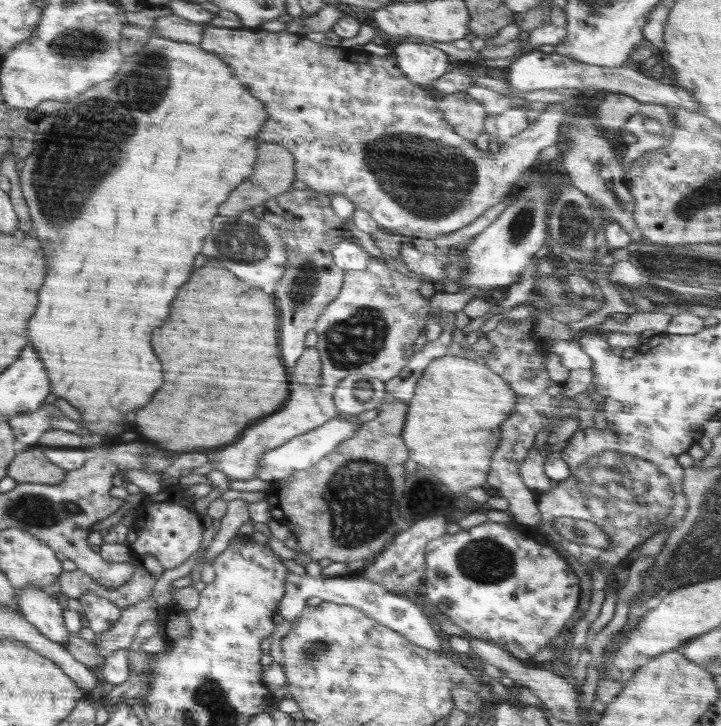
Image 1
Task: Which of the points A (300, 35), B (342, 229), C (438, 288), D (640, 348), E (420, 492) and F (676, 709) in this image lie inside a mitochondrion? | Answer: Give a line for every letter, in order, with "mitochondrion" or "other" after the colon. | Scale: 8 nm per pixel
A: other
B: other
C: other
D: other
E: mitochondrion
F: other

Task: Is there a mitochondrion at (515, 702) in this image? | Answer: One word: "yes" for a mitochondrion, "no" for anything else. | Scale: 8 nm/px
no

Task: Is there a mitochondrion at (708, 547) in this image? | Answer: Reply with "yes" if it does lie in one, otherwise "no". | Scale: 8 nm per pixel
yes

